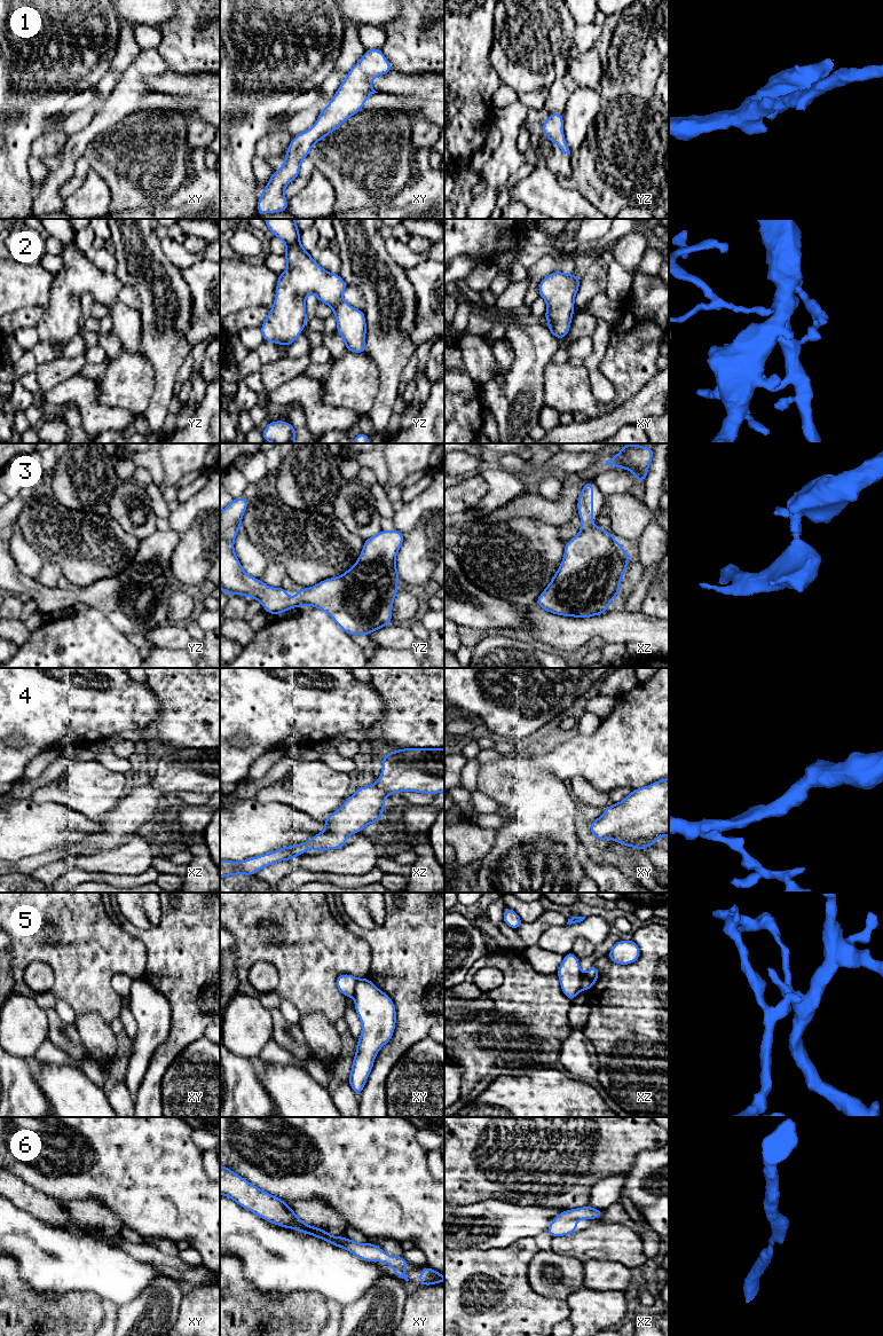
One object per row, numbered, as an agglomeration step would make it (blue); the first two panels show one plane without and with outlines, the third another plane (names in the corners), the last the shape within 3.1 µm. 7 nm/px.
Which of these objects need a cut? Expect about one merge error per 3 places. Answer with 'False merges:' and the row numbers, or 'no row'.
False merges: 5

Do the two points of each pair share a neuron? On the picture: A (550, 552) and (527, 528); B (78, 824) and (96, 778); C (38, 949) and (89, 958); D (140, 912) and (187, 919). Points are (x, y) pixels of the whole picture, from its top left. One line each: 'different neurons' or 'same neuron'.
A: same neuron
B: different neurons
C: same neuron
D: different neurons

